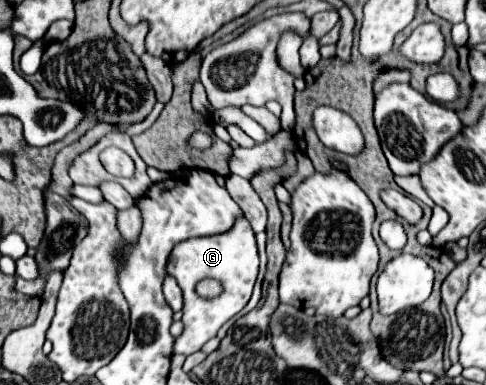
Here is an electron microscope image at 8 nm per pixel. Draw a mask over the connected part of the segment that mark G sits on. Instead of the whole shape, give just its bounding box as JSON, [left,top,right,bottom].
[168,218,258,356]

